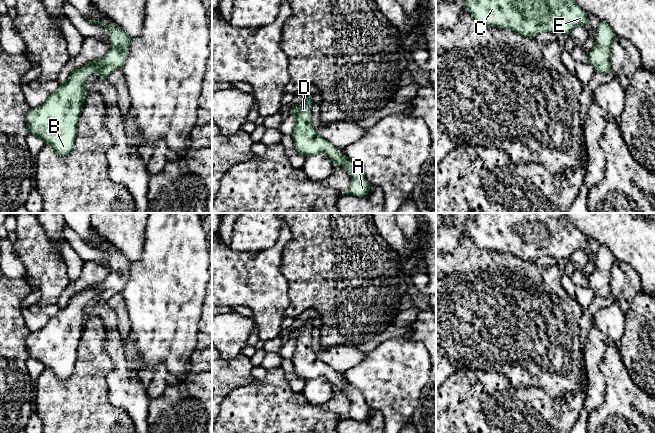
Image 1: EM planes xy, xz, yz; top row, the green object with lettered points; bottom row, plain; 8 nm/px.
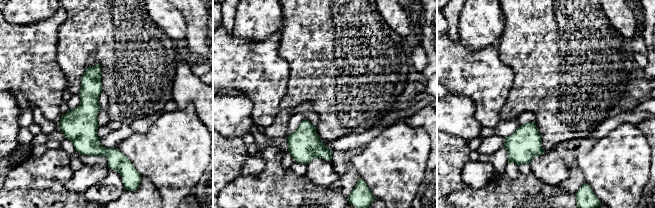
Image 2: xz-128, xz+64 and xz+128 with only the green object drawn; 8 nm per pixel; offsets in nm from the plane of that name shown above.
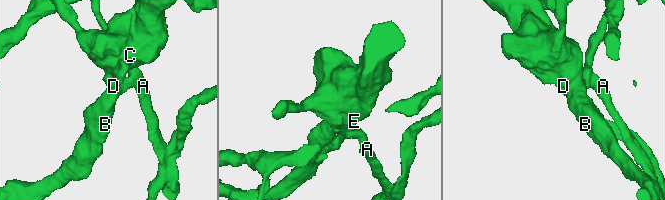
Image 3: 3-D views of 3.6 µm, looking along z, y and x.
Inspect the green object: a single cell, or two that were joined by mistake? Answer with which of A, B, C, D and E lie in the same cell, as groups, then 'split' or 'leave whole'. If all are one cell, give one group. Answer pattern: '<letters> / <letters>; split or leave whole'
A / B C D E; split

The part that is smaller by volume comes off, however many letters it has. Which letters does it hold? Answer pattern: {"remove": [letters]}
{"remove": ["A"]}

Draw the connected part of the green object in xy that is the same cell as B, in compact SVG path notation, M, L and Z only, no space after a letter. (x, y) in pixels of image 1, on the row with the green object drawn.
M107 55L72 71L65 83L61 81L58 89L50 93L44 103L31 108L25 117L27 129L44 144L51 145L60 156L68 155L75 147L86 96L84 84L93 73L98 73L101 80L108 78Z

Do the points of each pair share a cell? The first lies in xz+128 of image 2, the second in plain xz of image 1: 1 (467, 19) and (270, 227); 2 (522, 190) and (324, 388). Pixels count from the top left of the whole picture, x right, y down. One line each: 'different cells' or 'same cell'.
1: same cell
2: different cells

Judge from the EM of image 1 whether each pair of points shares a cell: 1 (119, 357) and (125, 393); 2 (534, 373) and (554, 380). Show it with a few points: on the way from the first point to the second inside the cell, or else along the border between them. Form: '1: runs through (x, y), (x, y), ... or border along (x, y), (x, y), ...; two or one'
1: runs through (122, 366), (123, 384); one
2: runs through (539, 373), (547, 373), (549, 375); one

